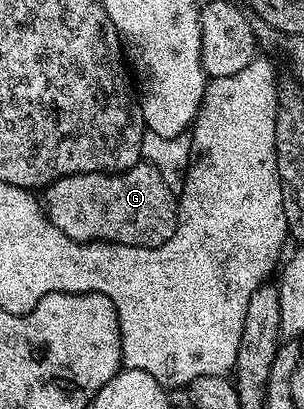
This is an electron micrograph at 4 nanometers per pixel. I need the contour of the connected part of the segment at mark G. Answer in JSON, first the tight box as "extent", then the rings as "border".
{"extent":[49,162,179,248],"border":[[[139,162],[123,172],[65,176],[55,180],[49,192],[54,225],[80,244],[109,242],[158,248],[172,238],[178,225],[179,197],[164,182],[158,167],[149,162]]]}

